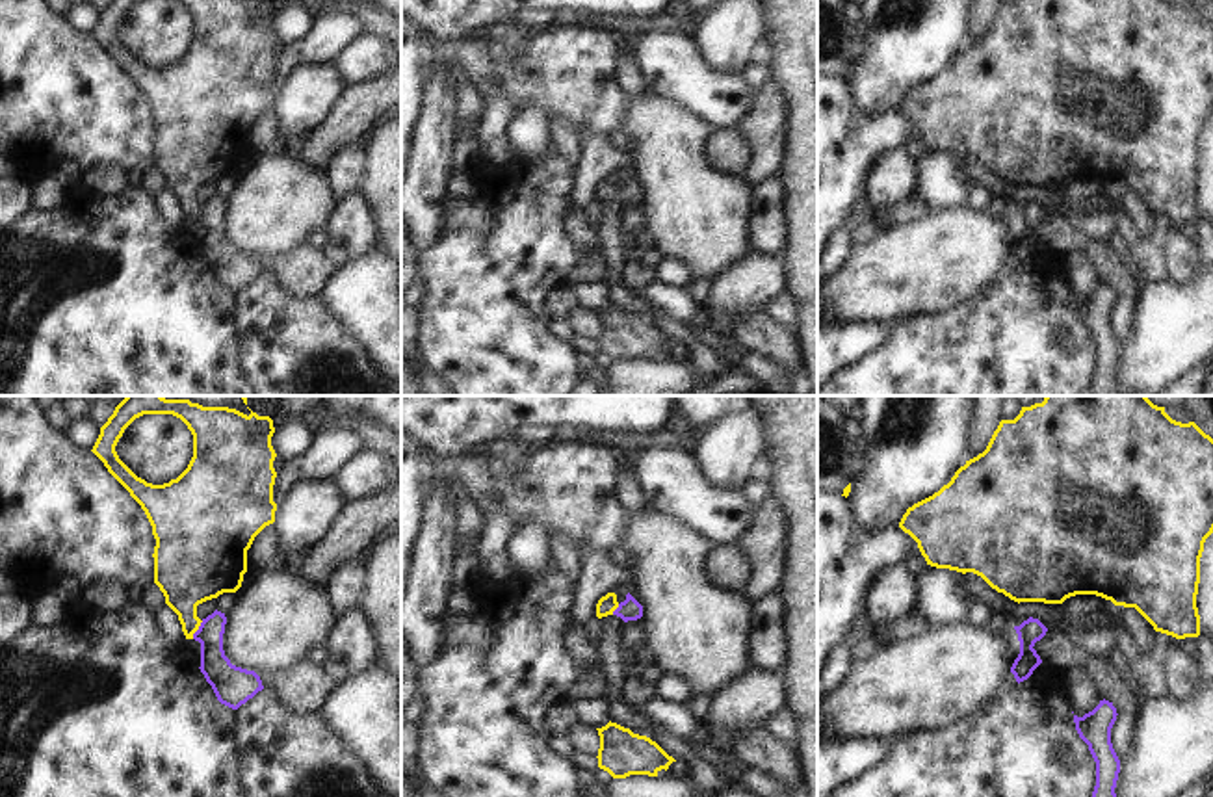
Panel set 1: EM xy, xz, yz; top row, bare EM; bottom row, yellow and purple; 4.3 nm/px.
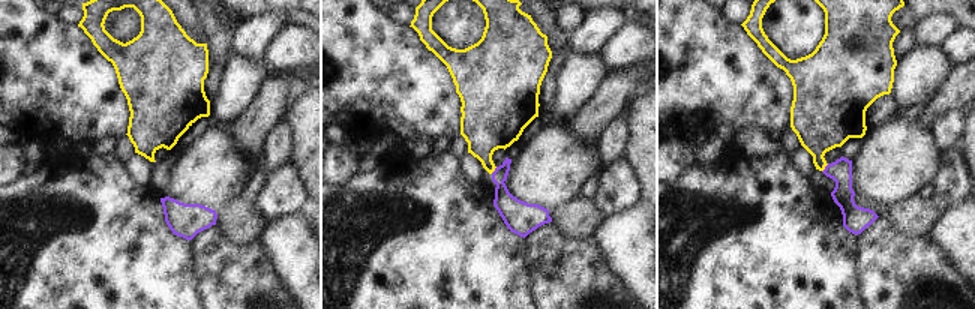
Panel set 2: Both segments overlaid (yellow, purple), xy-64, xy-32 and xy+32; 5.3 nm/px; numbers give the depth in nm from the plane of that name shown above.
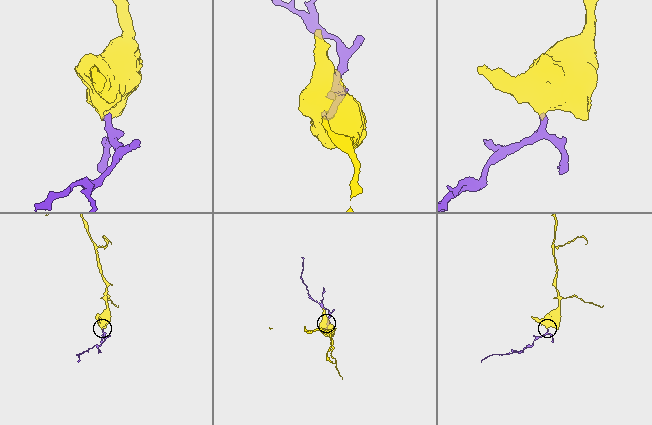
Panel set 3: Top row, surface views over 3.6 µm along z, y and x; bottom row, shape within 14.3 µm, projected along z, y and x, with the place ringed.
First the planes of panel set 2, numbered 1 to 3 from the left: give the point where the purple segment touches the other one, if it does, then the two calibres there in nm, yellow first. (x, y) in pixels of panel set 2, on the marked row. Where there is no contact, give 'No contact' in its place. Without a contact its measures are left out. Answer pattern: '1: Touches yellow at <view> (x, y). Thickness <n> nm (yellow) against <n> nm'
1: No contact
2: Touches yellow at xy-32 (494, 170). Thickness 280 nm (yellow) against 140 nm
3: Touches yellow at xy+32 (824, 168). Thickness 300 nm (yellow) against 120 nm.

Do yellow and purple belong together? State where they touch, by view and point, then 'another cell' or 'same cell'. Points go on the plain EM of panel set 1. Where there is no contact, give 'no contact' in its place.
meets yellow in xy at (197, 212); same cell

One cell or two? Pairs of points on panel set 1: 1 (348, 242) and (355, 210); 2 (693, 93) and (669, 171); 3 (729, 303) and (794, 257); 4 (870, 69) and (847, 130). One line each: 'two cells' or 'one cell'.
1: one cell
2: two cells
3: two cells
4: two cells

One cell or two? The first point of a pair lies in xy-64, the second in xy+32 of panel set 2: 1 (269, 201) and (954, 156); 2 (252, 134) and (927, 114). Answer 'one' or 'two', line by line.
1: one
2: one

